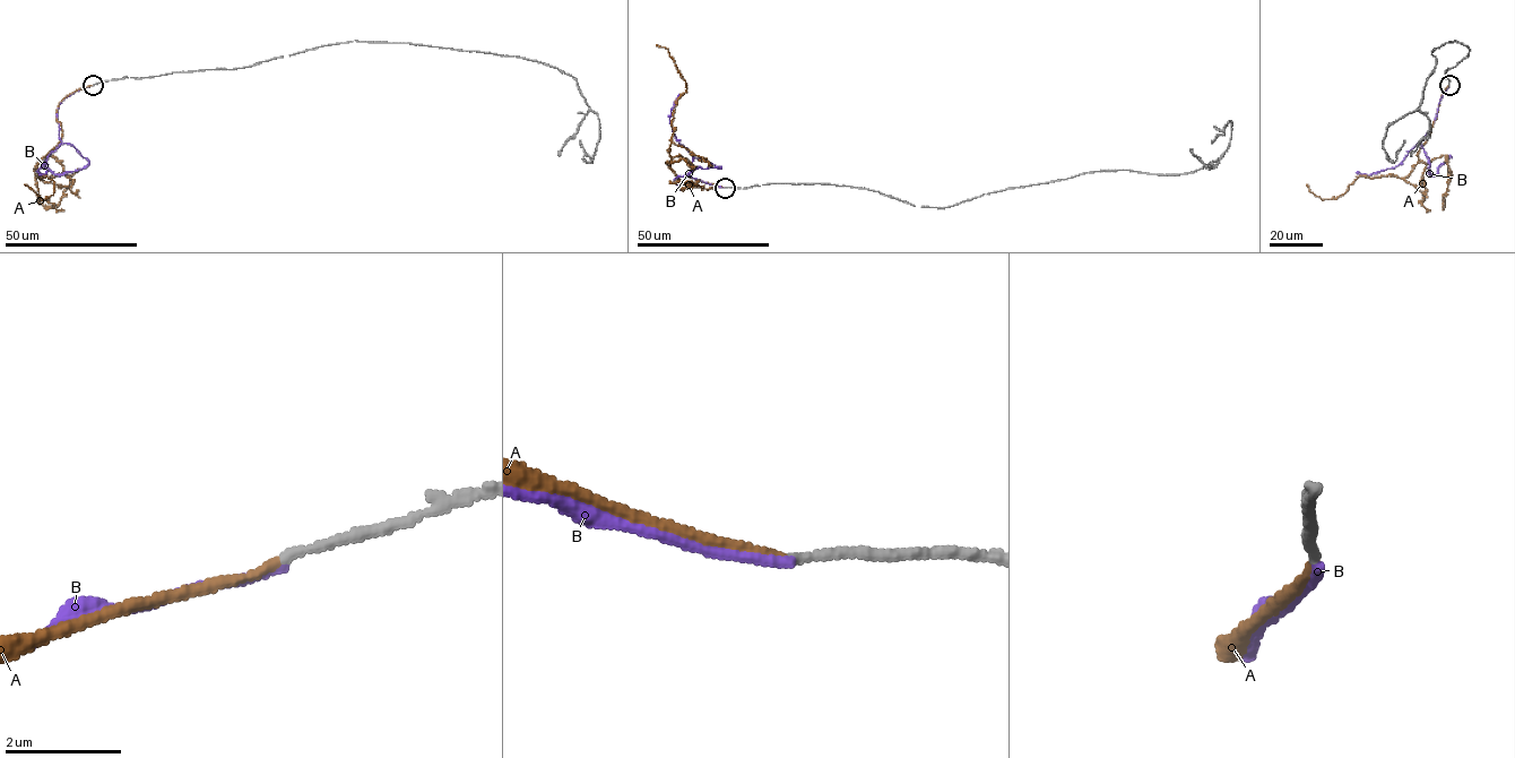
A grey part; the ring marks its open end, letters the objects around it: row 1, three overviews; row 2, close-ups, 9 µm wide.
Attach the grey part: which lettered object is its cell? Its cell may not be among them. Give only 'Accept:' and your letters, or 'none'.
Accept: A

